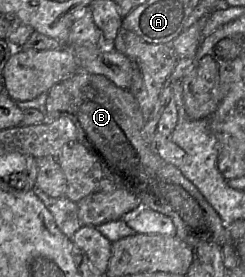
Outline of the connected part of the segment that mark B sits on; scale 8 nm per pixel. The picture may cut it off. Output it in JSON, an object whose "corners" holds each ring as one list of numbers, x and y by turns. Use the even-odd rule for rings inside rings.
{"corners":[[78,71,71,77,54,85,47,93,45,120,69,118,76,126,77,140,99,160,103,178,120,184,135,194,142,207,148,207,169,217,176,228,176,237,195,248,199,244,214,242,223,246,229,241,227,226,219,214,207,202,199,190,185,178,178,167,164,161,155,147,147,141,144,133,145,117,135,97,128,89,116,86,107,77,86,71]]}

